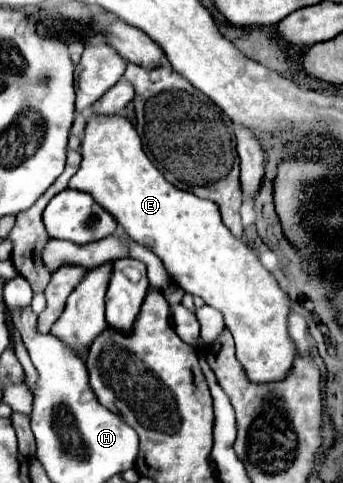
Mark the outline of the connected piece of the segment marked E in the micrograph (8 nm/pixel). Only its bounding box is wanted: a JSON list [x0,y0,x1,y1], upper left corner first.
[69,116,295,382]

